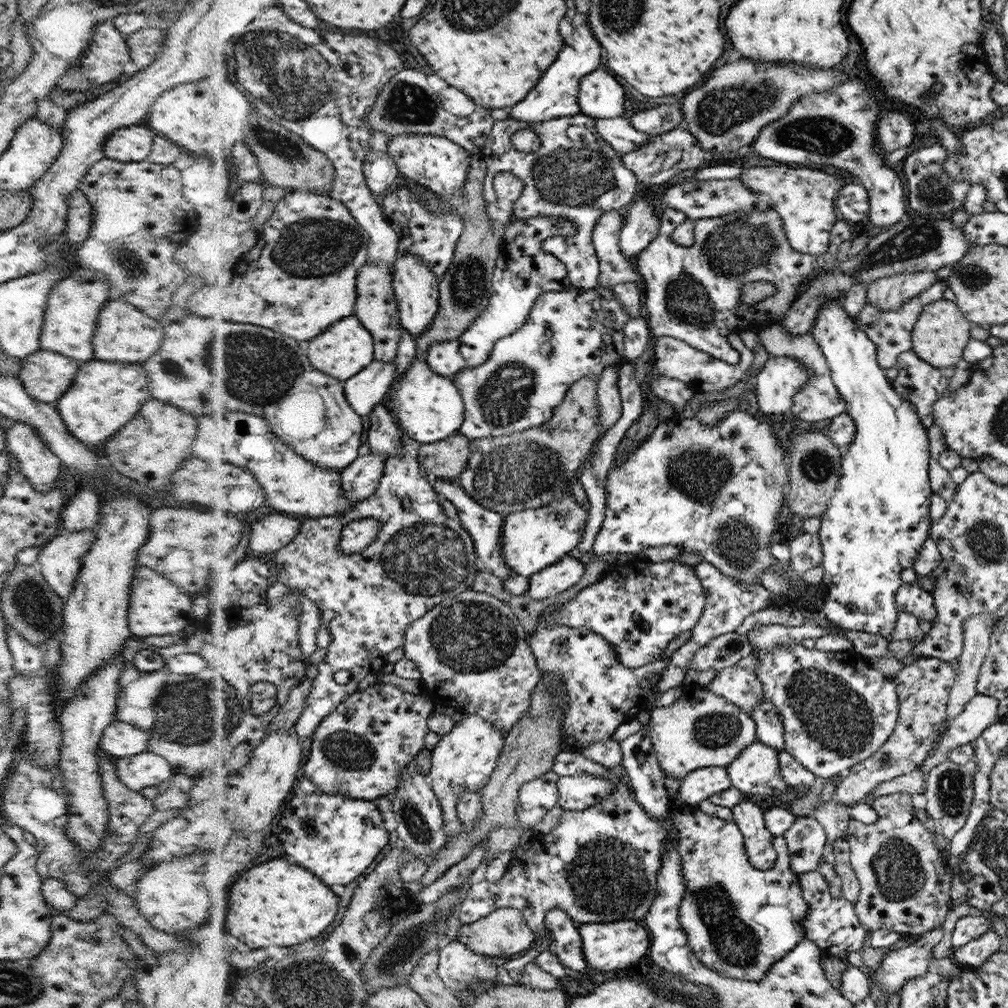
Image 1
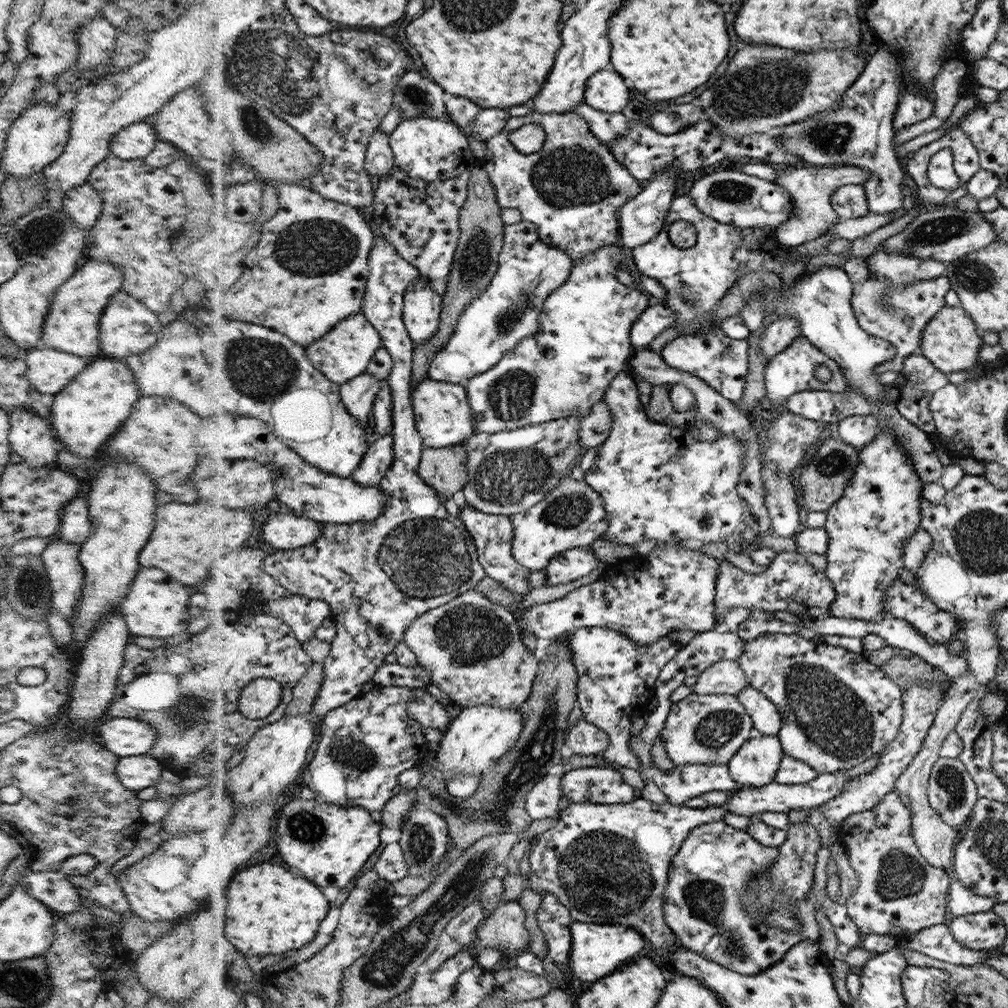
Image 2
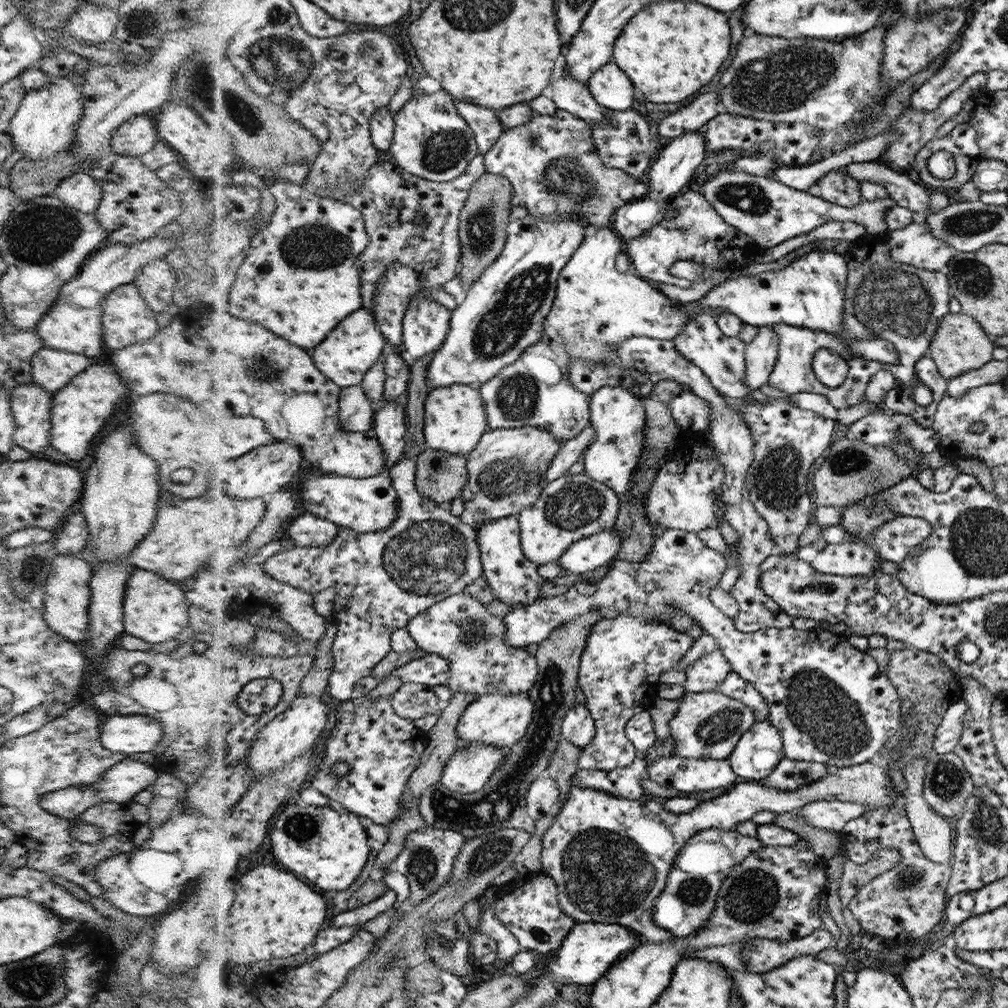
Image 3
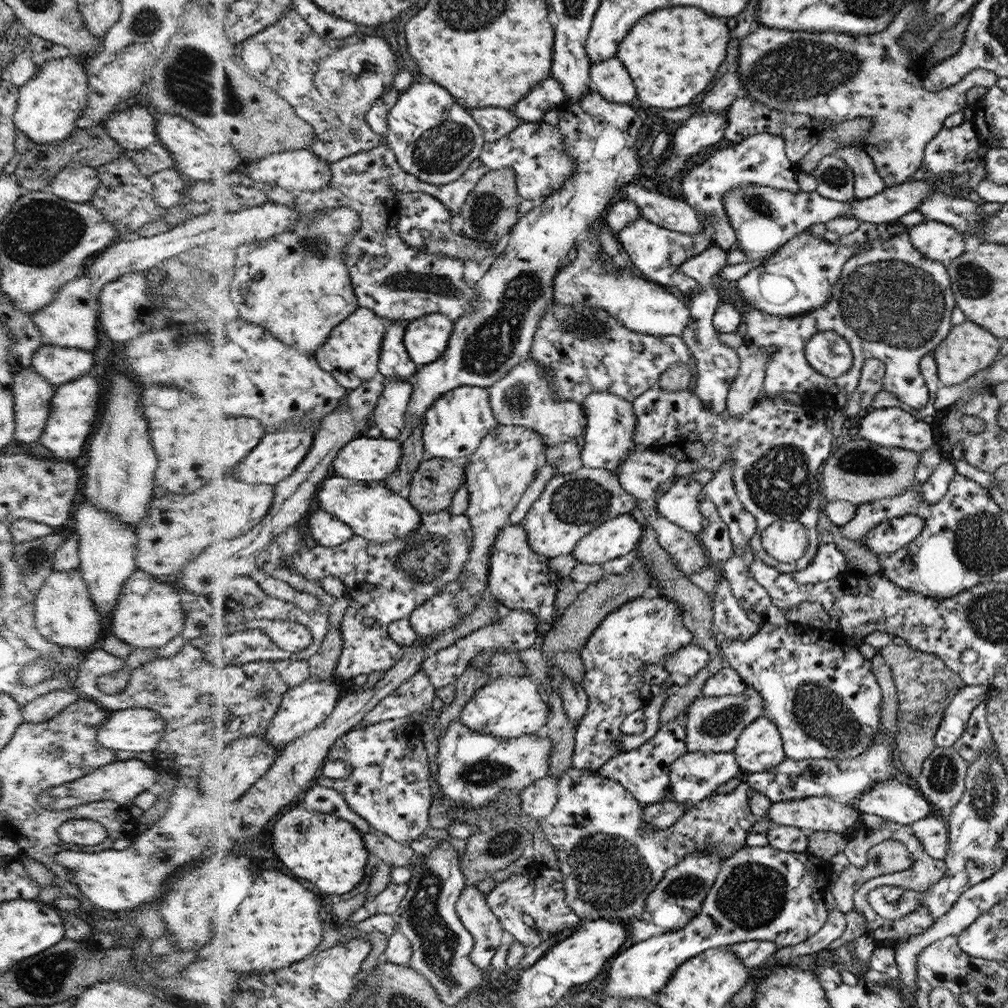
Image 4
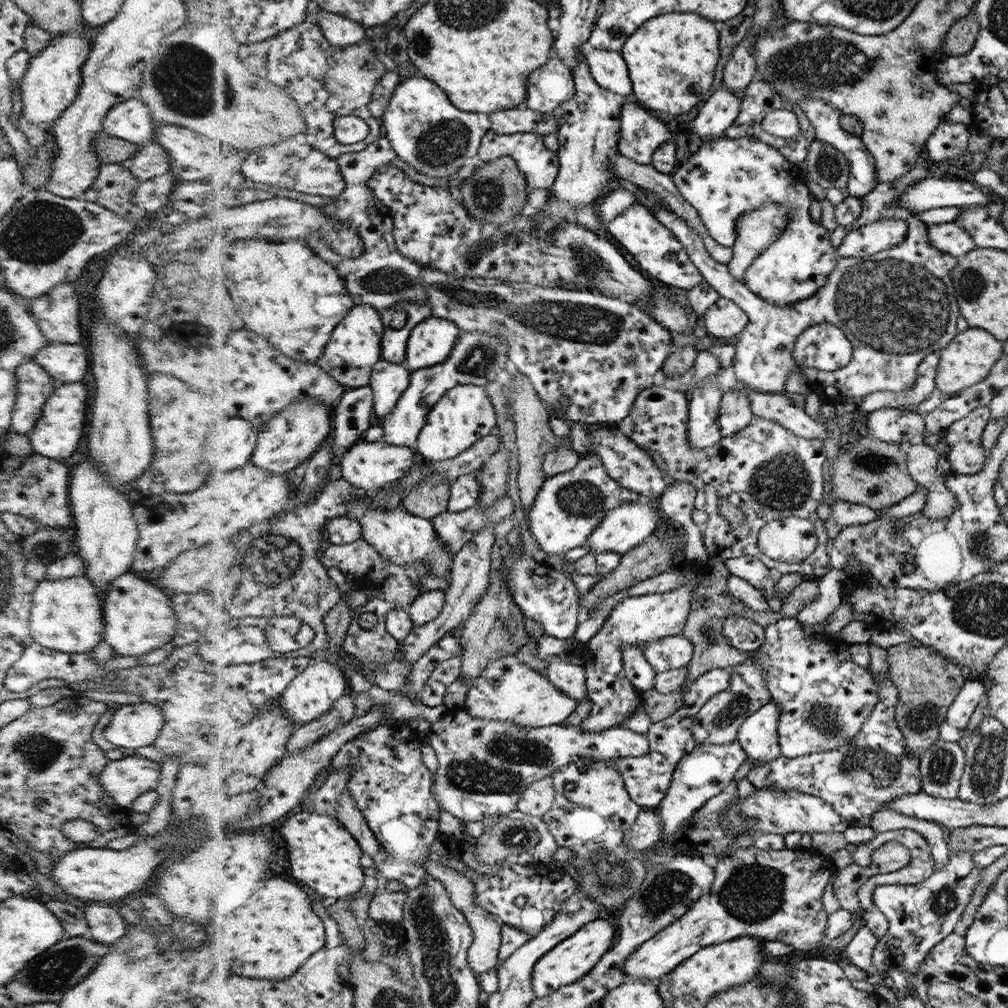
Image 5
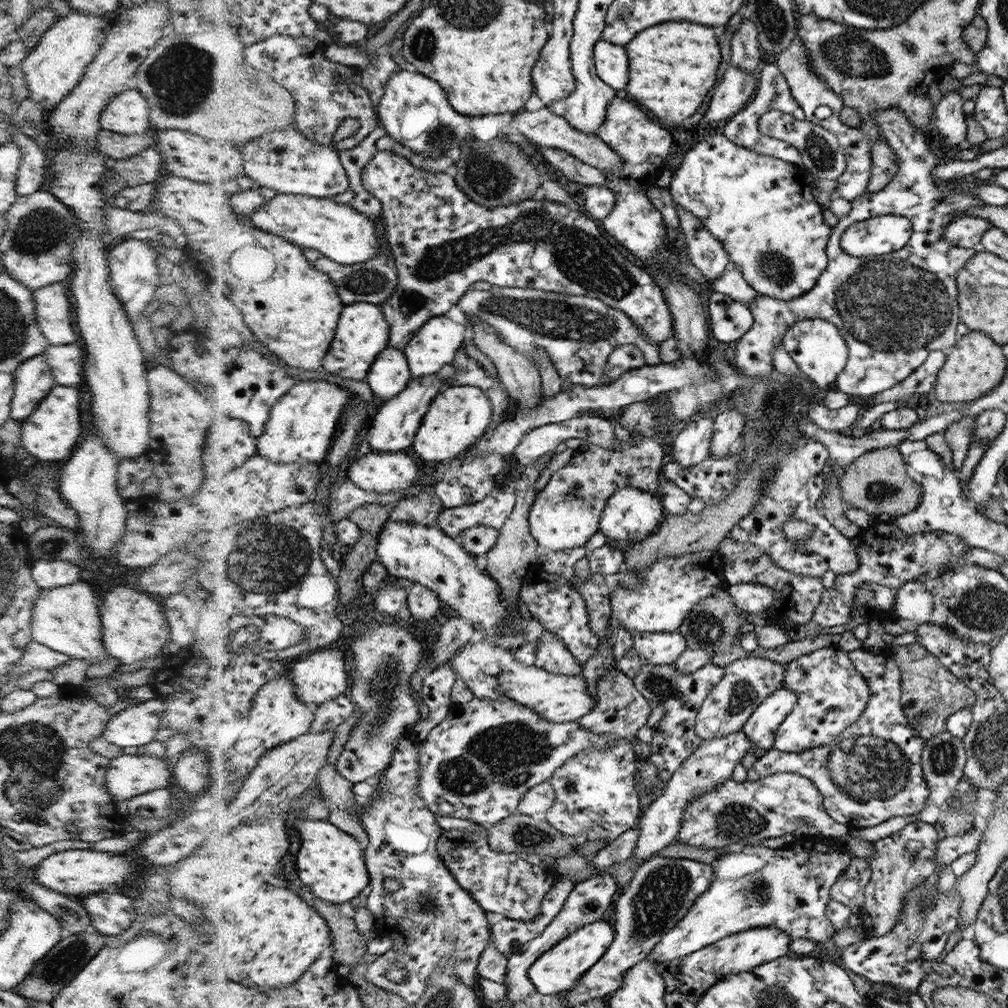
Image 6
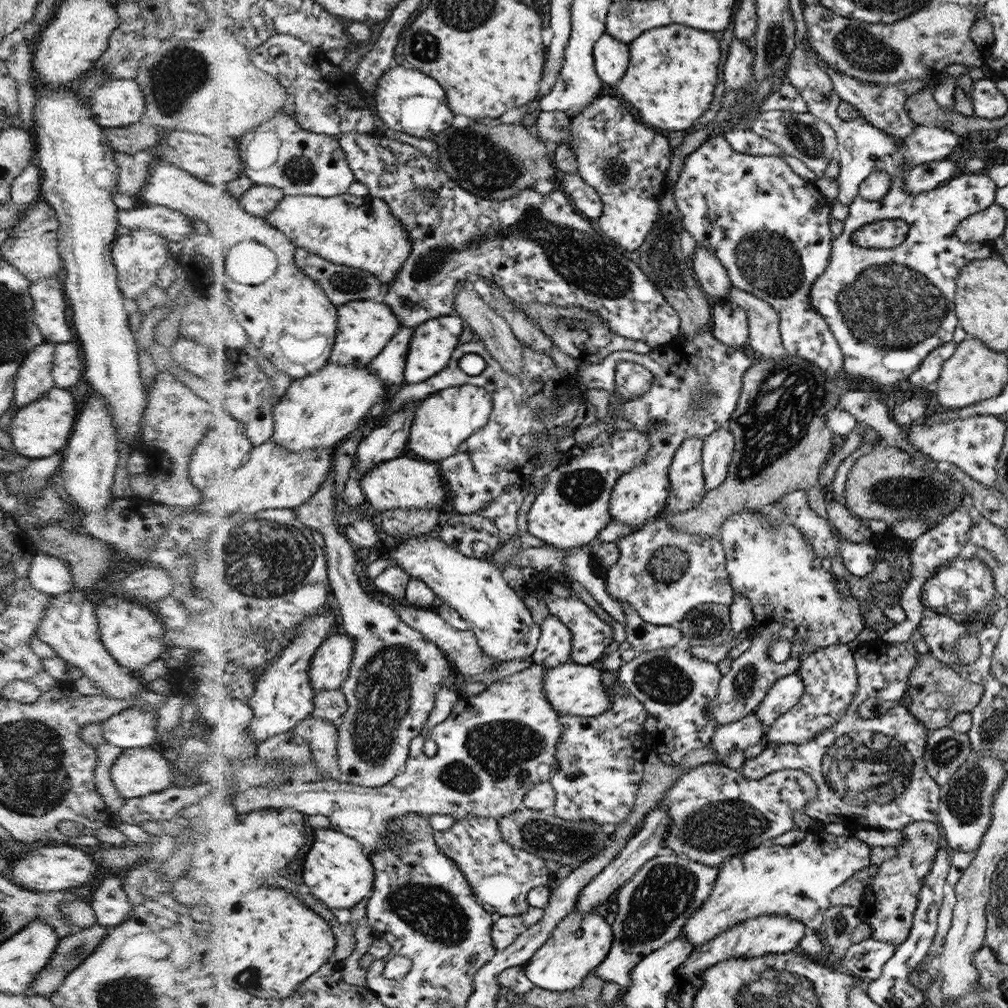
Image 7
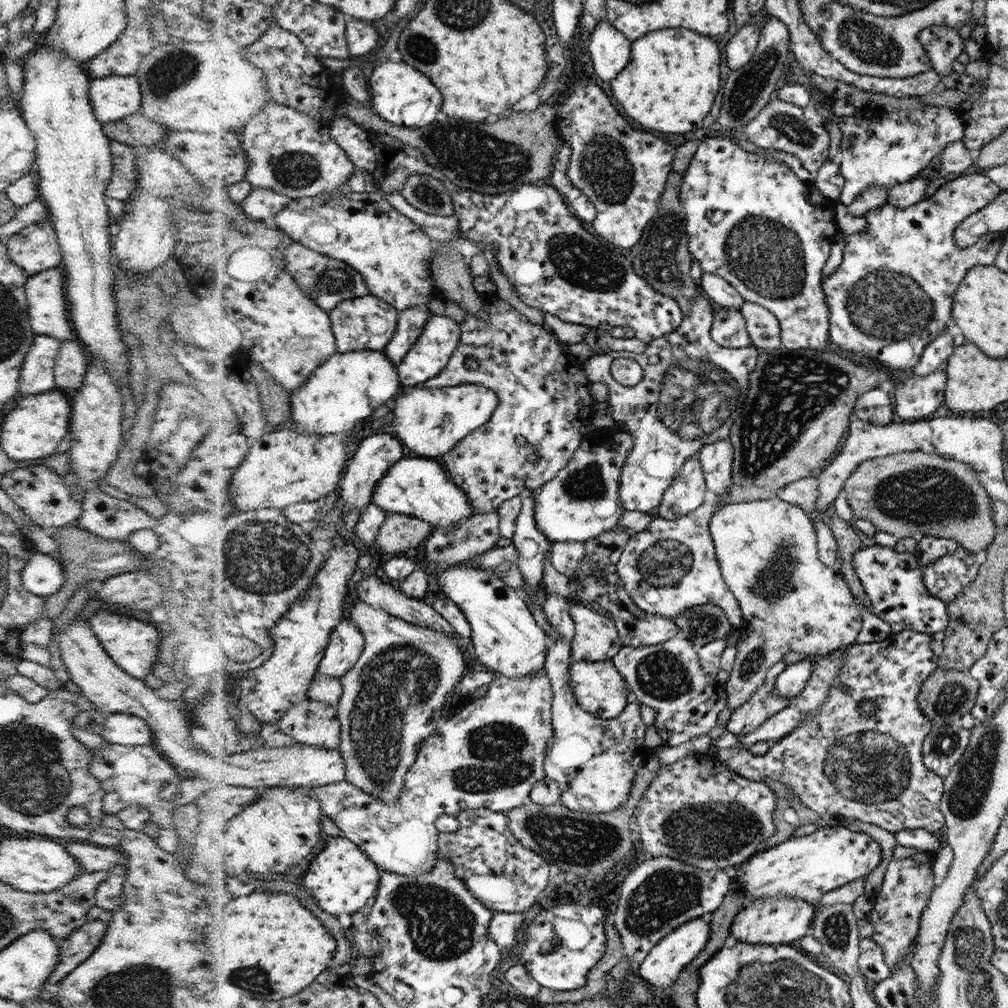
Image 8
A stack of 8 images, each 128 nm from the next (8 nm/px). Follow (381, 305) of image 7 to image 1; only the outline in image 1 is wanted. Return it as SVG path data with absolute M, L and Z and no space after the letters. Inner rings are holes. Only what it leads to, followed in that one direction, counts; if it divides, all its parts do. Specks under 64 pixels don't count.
M350 316L334 324L324 335L307 343L306 350L316 369L344 382L354 379L376 360L376 340L360 317Z

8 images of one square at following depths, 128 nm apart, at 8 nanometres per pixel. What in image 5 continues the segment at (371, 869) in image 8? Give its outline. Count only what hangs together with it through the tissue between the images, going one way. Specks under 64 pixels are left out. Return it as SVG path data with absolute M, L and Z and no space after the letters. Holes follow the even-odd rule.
M302 811L286 820L280 836L285 840L289 854L292 854L289 858L292 858L294 874L323 896L345 899L364 888L366 870L362 858L365 850L336 816Z

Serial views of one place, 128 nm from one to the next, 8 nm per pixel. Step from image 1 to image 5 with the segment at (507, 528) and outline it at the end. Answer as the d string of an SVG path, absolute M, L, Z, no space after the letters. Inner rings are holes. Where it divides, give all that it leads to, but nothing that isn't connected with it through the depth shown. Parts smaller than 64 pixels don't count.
M584 455L572 470L545 479L527 512L527 522L532 536L544 552L562 554L586 544L610 510L623 502L641 499L640 492L634 492L613 479L600 457Z

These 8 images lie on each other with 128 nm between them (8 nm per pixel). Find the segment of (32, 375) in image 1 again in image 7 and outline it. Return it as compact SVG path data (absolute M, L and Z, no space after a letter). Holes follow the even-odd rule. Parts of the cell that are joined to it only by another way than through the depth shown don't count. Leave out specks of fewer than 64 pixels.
M69 341L56 345L53 362L53 380L56 387L68 389L83 380L85 361L76 344Z

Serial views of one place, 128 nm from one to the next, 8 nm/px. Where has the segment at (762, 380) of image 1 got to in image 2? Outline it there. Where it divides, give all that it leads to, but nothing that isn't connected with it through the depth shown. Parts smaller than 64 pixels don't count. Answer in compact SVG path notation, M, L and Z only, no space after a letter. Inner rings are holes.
M804 336L797 337L783 352L776 354L769 361L764 374L766 384L765 397L769 398L774 406L779 409L784 408L785 402L790 396L802 391L832 391L837 393L852 391L850 382L846 381L846 377L842 375L840 368L836 368L834 361L826 356L825 353L818 351L810 343L810 340ZM818 365L824 365L830 369L830 373L834 375L832 381L822 382L816 376Z

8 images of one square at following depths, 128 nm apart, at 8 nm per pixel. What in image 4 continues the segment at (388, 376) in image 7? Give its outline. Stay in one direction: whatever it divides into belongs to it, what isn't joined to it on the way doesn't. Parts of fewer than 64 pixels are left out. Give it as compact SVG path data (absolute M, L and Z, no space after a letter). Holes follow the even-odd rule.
M384 378L386 390L374 412L373 425L378 426L386 439L400 441L407 427L410 401L415 393L410 381Z

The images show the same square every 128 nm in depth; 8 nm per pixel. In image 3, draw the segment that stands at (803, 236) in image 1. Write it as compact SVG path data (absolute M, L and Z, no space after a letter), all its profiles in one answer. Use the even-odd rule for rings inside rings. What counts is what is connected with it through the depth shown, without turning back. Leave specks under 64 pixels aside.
M877 162L852 163L845 167L839 167L839 170L848 172L854 180L862 182L869 180L876 182L888 189L889 196L895 202L907 208L912 212L928 214L928 205L930 204L930 190L922 185L915 176L910 173L892 170Z

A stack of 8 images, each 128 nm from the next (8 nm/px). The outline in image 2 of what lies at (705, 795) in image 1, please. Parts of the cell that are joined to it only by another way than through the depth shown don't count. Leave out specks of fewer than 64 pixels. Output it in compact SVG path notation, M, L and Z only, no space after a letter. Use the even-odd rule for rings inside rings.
M651 764L652 782L664 792L666 801L684 805L706 792L736 792L740 788L726 764L675 765L671 772Z

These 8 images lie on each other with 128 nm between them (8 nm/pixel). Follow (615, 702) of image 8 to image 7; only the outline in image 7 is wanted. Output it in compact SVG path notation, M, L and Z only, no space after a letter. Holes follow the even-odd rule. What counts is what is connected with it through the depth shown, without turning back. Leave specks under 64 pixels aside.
M564 663L545 672L544 691L549 703L559 714L590 718L605 714L610 708L610 697L606 695L600 681L604 669L592 664Z

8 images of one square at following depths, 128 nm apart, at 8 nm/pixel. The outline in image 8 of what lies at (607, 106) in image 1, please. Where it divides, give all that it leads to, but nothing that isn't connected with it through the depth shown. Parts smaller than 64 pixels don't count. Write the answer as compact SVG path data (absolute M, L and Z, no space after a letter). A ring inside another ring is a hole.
M604 17L589 38L588 55L596 76L602 81L617 78L628 67L632 44L625 33Z

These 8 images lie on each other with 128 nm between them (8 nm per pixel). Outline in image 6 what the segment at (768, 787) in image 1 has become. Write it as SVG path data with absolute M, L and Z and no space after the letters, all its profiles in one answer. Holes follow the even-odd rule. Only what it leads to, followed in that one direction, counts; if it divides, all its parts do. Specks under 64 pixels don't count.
M783 686L762 701L743 727L746 735L753 741L754 751L763 753L776 747L778 727L796 704L797 693Z

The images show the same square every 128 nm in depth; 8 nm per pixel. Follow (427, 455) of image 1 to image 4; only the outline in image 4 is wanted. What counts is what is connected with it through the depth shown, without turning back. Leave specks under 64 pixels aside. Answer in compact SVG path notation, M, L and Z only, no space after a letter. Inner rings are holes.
M428 457L417 470L407 496L421 513L441 513L453 506L464 474L461 460Z

